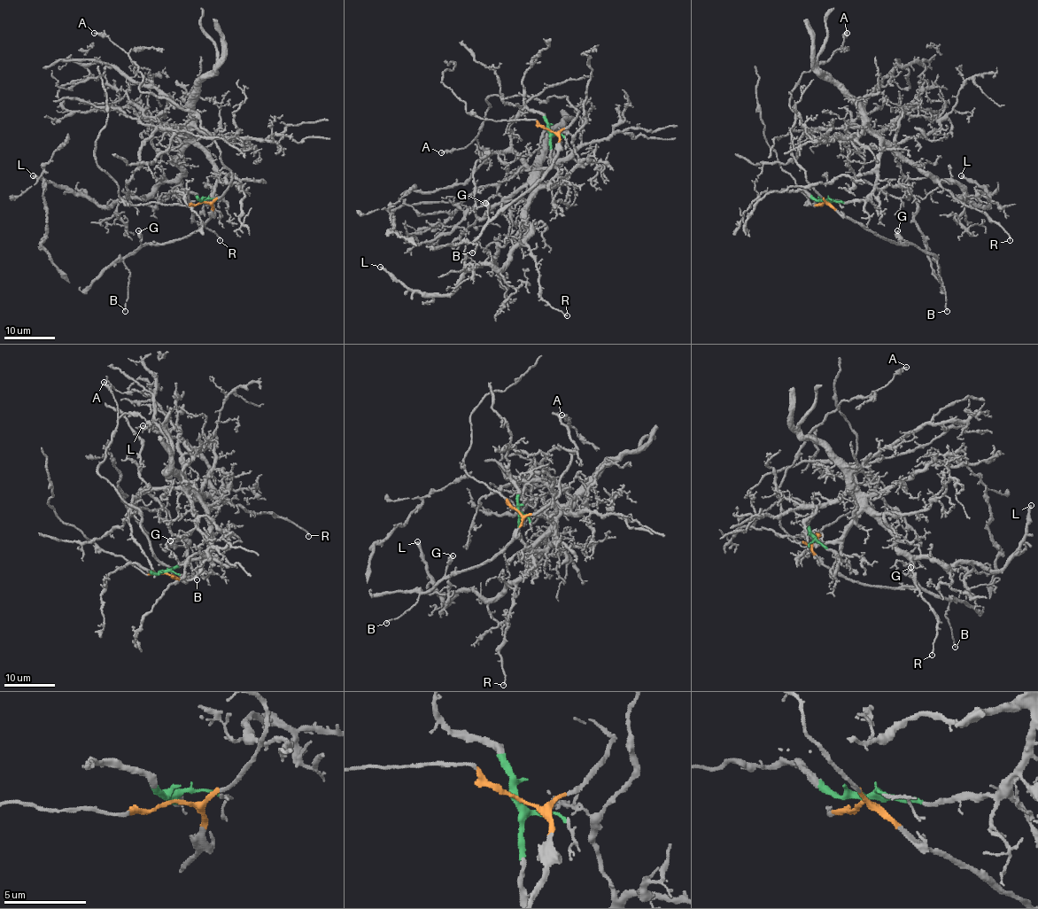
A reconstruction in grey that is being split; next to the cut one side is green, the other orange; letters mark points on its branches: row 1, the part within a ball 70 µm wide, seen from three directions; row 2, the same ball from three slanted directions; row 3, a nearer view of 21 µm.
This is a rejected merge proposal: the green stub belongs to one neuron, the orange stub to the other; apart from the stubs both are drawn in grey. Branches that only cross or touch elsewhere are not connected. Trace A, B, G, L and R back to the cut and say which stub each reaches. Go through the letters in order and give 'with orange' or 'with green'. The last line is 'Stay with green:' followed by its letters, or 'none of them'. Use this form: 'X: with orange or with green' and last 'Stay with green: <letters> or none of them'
A: with orange
B: with orange
G: with orange
L: with green
R: with green
Stay with green: L, R

